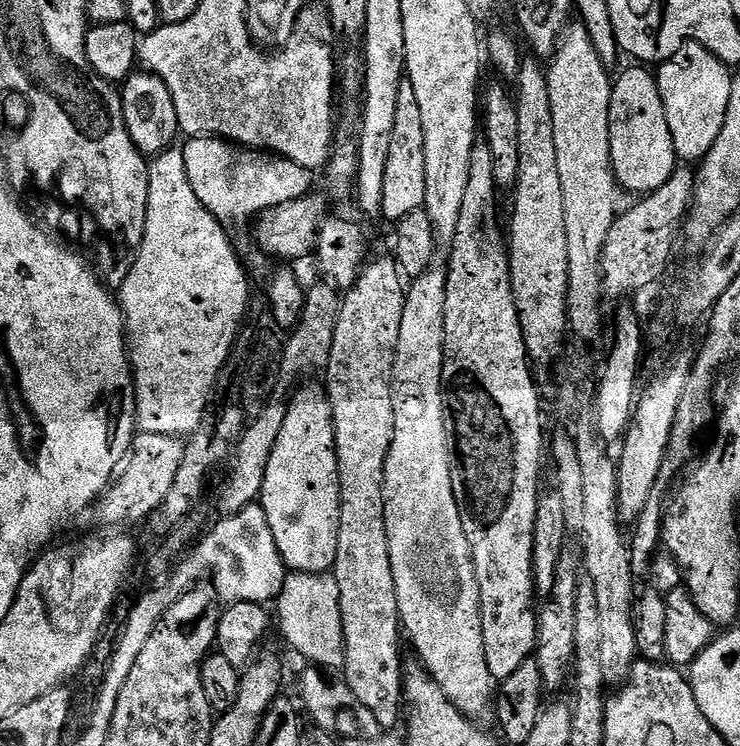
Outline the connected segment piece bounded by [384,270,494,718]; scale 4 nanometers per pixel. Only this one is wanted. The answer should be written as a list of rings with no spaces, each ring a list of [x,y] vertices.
[[[429,270],[415,277],[407,285],[404,293],[404,309],[402,310],[402,330],[398,334],[398,350],[392,375],[392,401],[394,402],[394,438],[390,442],[390,454],[386,458],[384,471],[384,521],[386,522],[386,542],[390,546],[390,570],[394,570],[394,590],[398,594],[398,610],[403,631],[412,639],[416,647],[419,663],[428,669],[434,682],[442,686],[442,692],[450,698],[454,706],[469,718],[481,718],[489,715],[494,704],[494,681],[486,666],[486,650],[482,646],[482,618],[480,617],[480,591],[478,578],[474,574],[474,562],[470,542],[466,542],[466,530],[462,530],[462,518],[458,510],[458,502],[454,498],[454,482],[452,481],[452,451],[448,445],[446,422],[444,421],[444,347],[446,346],[446,280],[447,271]]]

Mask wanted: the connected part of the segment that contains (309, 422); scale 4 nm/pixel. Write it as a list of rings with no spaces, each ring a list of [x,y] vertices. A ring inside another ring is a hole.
[[[316,382],[297,387],[289,399],[286,422],[282,422],[278,442],[274,442],[274,454],[270,454],[258,502],[270,522],[270,530],[274,530],[274,542],[284,559],[285,569],[331,573],[338,554],[340,525],[334,414],[327,387],[323,383],[312,383]]]

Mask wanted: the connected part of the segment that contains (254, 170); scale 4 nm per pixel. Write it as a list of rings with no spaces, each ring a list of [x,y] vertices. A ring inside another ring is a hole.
[[[193,136],[187,143],[182,151],[190,186],[194,186],[198,202],[225,226],[244,224],[261,212],[269,212],[291,200],[303,200],[313,191],[313,169],[298,166],[298,162],[284,156],[237,146],[214,136]]]

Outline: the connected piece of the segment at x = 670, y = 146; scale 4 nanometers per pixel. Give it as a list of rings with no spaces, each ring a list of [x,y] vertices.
[[[632,66],[615,77],[610,98],[610,154],[616,181],[625,193],[647,194],[658,191],[676,172],[678,157],[666,122],[666,110],[662,106],[662,94],[656,85],[656,77],[647,67]]]

